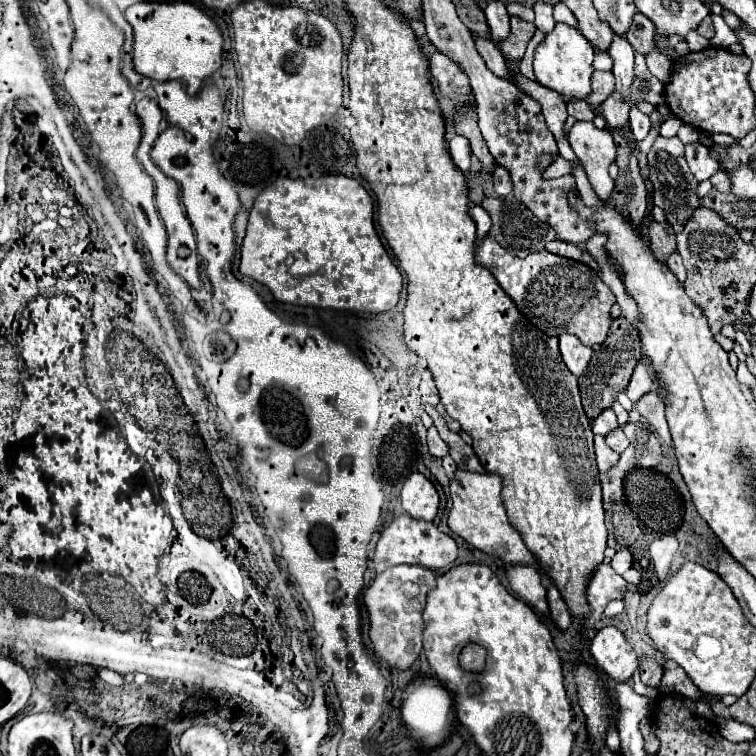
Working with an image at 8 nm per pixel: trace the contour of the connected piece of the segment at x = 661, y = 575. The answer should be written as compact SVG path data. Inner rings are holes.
M658 538L650 544L650 562L654 566L654 572L656 572L656 578L658 582L666 580L666 576L670 574L670 564L672 564L672 558L678 550L678 540L676 538Z

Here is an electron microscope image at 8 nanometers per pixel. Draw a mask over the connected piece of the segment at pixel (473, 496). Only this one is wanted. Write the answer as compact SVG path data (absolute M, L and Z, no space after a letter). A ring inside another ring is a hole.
M458 468L450 478L450 498L454 506L448 516L448 526L456 536L464 538L474 548L492 554L506 564L534 564L534 556L524 546L522 536L506 518L506 508L502 504L500 490L502 490L502 478L498 474L494 472L478 474Z

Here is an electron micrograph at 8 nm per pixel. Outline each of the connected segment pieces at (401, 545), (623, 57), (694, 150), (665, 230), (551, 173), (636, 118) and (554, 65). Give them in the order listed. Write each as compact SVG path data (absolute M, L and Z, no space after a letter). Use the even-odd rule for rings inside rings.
M408 514L394 518L382 530L382 536L380 536L380 540L376 544L376 552L374 552L376 572L382 572L396 564L422 564L432 570L444 570L444 568L452 566L454 560L456 560L456 542L448 534L440 532L432 522L414 520Z
M616 36L610 46L610 56L614 58L612 72L616 76L616 92L626 98L634 82L634 50L626 38Z
M686 144L684 145L685 158L694 174L694 178L700 180L708 180L710 176L714 176L720 170L720 164L710 156L708 148L702 144Z
M652 222L648 226L648 238L652 244L652 252L658 260L666 260L676 250L676 232L670 226L664 226L660 222Z
M558 156L558 158L550 164L550 168L544 172L544 178L552 180L552 178L560 178L560 176L564 176L564 174L570 174L570 162L566 162L564 158Z
M636 106L630 108L630 130L636 136L636 140L644 140L644 136L650 130L650 118L642 114Z
M556 24L556 28L546 36L542 44L538 44L534 52L536 82L540 82L548 90L558 92L566 104L570 100L584 100L592 92L592 86L590 86L590 78L594 72L592 60L594 60L594 48L582 36L582 32L566 24Z

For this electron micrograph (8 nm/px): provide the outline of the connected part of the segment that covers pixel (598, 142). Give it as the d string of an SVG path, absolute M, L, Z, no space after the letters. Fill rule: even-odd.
M576 122L576 128L568 134L568 142L582 162L594 192L602 200L608 200L614 186L608 168L616 162L616 146L610 132L598 130L592 122Z

